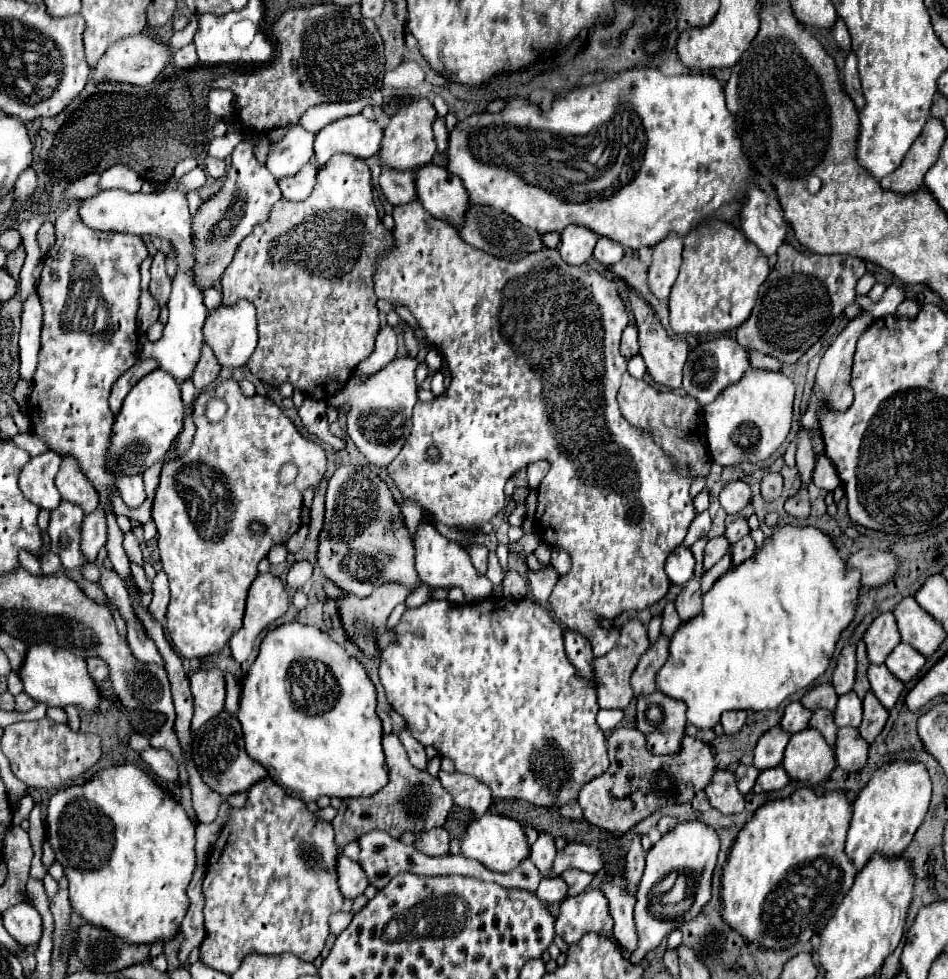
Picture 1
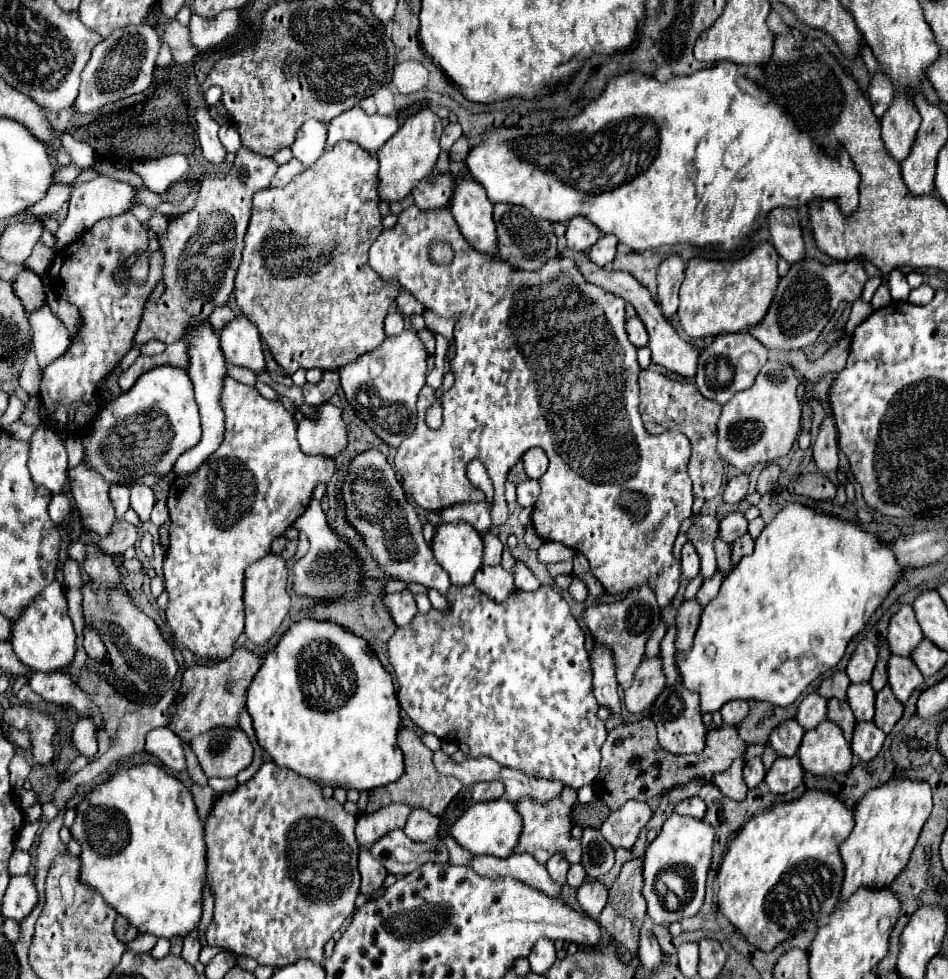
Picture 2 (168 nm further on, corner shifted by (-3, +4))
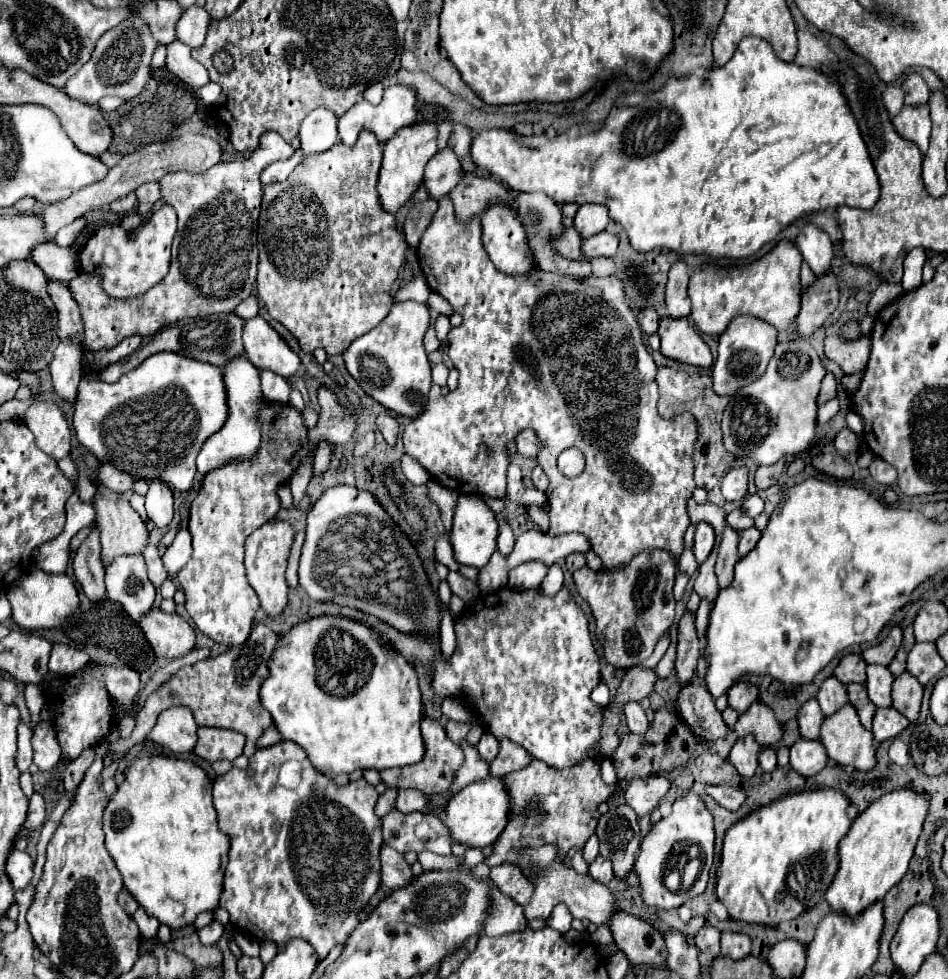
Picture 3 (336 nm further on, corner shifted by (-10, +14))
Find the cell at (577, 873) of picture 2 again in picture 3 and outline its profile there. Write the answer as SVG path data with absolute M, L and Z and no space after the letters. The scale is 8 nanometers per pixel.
M592 836L592 838L586 842L586 846L584 846L584 860L586 860L588 864L592 864L592 862L596 860L596 856L598 856L598 838Z

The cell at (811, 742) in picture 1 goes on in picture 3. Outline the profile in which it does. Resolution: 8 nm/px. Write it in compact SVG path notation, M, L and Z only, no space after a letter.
M852 704L842 706L824 720L820 742L824 742L828 758L842 768L872 770L876 764L872 732L862 728Z

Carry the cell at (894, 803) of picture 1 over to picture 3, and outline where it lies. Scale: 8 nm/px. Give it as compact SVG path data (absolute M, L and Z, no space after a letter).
M900 788L874 800L854 820L850 832L840 840L840 868L836 880L826 892L832 910L848 916L860 914L870 904L884 898L884 894L900 882L914 856L916 842L922 834L922 824L928 812L928 794Z

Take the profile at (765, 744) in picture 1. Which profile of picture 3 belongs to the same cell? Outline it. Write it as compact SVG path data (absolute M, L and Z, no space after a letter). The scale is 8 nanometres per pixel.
M812 698L808 700L800 710L798 710L798 730L800 730L800 736L806 738L806 740L818 740L818 730L820 730L820 724L824 720L822 712L820 712L820 706L818 702Z

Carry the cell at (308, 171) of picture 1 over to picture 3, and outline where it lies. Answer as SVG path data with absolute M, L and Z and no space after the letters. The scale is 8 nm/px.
M298 148L296 150L296 154L292 156L292 158L288 158L288 160L284 160L284 162L274 162L274 164L270 164L268 166L268 170L264 170L262 172L262 184L272 184L272 182L284 182L290 174L292 174L292 170L302 162L302 158L304 158L304 154L302 154L302 150Z

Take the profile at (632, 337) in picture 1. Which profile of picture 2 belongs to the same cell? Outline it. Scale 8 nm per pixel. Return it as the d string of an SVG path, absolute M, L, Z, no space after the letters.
M633 316L633 318L627 320L627 334L629 334L629 340L637 348L647 346L647 330L645 330L645 324L637 316Z

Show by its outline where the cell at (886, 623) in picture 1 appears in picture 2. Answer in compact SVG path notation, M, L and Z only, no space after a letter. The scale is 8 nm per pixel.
M907 604L901 606L901 610L891 618L887 640L893 654L911 656L911 652L923 640L923 632L915 618L913 606L907 606Z

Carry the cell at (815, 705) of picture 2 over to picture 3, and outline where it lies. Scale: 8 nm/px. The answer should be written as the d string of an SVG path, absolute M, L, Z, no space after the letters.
M834 676L826 678L816 694L816 700L820 704L820 710L824 716L832 716L836 710L840 710L844 704L848 704L846 686L838 682Z

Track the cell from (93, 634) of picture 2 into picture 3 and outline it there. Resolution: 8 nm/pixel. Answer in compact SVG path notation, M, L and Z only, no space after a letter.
M98 530L90 534L88 540L82 542L82 546L76 550L74 562L74 576L80 582L84 594L90 598L90 602L98 604L106 600L104 590L104 566L100 558L100 542L98 542Z

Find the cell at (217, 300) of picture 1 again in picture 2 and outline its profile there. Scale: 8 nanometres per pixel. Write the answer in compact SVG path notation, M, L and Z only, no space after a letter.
M223 306L223 308L219 308L219 310L213 314L213 318L209 320L209 324L213 326L215 332L219 332L219 328L223 328L225 324L229 324L235 316L237 316L237 314L235 314L229 306Z

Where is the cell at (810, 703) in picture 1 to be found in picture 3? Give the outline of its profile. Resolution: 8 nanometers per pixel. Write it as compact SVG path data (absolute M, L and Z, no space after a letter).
M848 654L840 660L840 664L834 670L834 676L842 684L850 682L864 682L866 680L866 664L858 654Z

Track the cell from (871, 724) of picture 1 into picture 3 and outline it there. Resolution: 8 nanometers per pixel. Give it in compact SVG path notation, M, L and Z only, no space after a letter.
M908 672L900 674L892 684L892 708L904 714L910 722L916 722L920 712L922 692L924 688L918 684L914 676L910 676Z

